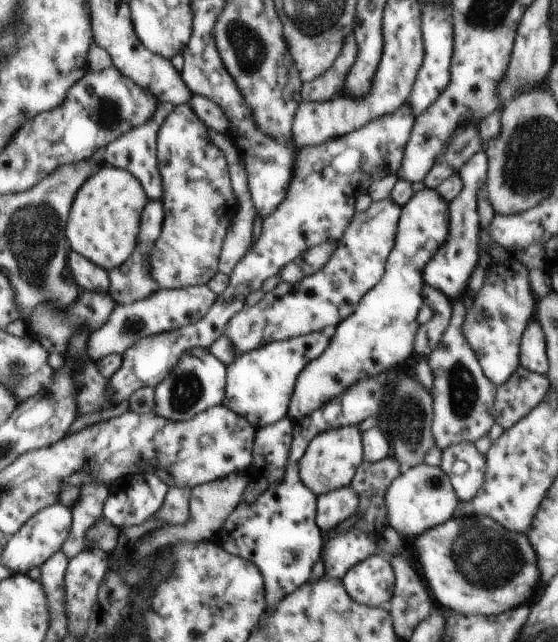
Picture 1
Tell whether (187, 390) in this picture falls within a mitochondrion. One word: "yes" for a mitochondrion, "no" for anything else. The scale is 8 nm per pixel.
yes

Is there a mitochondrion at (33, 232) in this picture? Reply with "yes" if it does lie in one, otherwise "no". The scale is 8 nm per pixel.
yes

